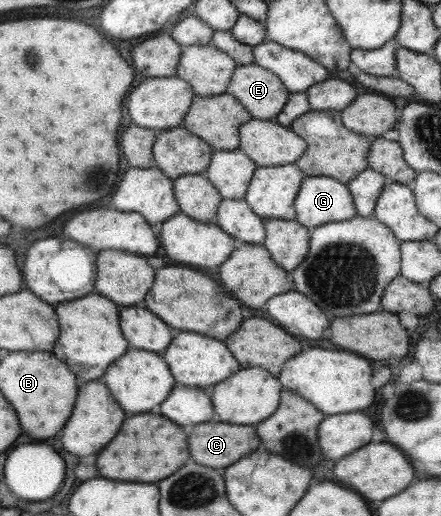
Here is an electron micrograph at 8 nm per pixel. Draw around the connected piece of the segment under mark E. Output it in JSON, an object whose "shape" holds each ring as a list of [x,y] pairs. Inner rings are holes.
{"shape":[[[254,63],[237,65],[226,92],[238,100],[252,119],[258,120],[274,120],[290,93],[274,73]]]}

